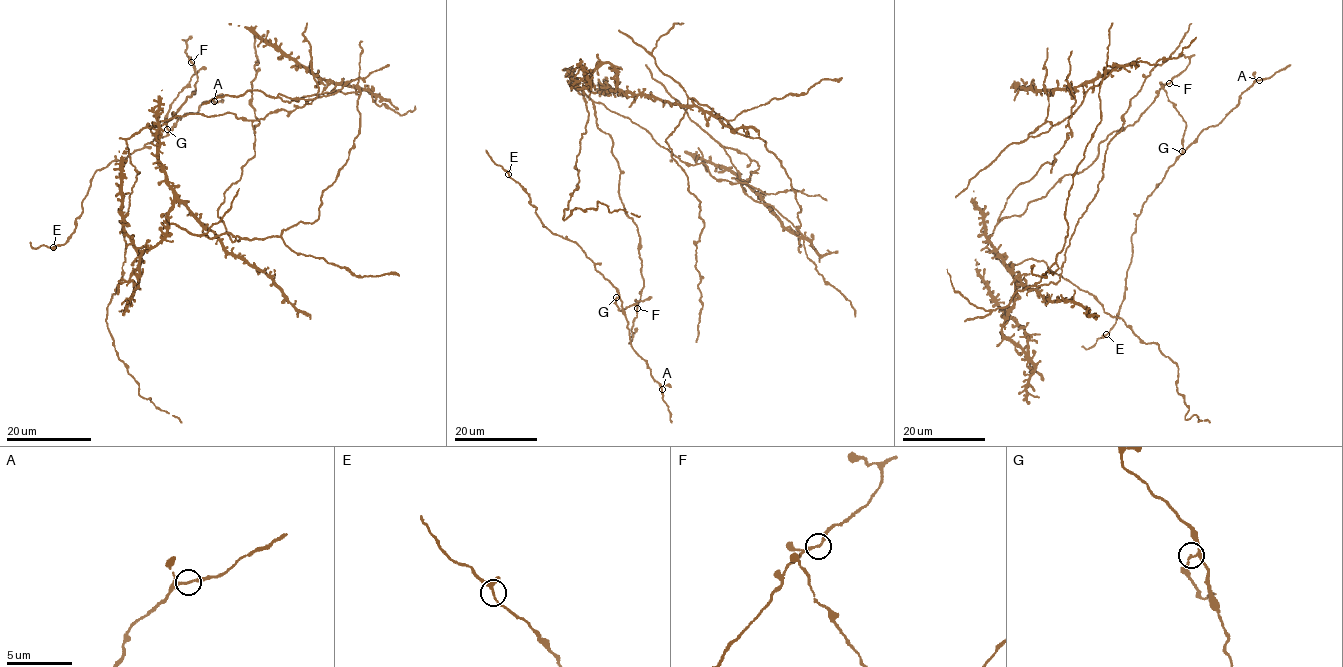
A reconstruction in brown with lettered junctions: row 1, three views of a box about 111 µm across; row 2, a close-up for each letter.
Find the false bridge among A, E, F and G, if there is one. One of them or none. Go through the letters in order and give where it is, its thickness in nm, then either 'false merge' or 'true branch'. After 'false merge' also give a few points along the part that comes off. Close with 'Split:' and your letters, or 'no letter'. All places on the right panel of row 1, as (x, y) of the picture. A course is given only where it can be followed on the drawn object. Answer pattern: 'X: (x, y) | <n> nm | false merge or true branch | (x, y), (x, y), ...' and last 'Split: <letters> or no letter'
A: (1259, 80) | 150 nm | true branch
E: (1106, 334) | 190 nm | true branch
F: (1169, 83) | 150 nm | true branch
G: (1182, 151) | 130 nm | true branch
Split: no letter

